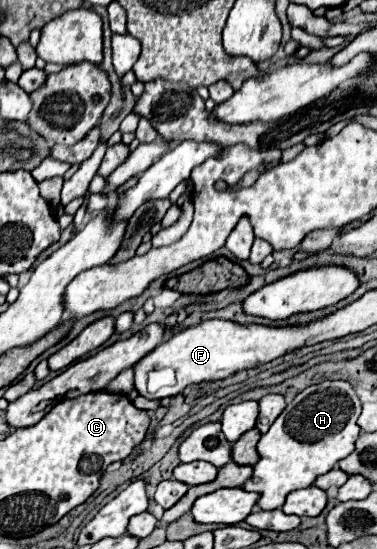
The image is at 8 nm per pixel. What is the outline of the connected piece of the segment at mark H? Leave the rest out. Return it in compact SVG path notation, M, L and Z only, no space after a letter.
M324 380L302 390L274 420L270 430L262 434L256 446L260 460L252 466L252 476L242 486L246 492L260 494L256 506L260 510L282 508L292 490L312 486L320 474L330 472L346 458L360 436L360 426L356 424L360 406L354 388L344 380Z

